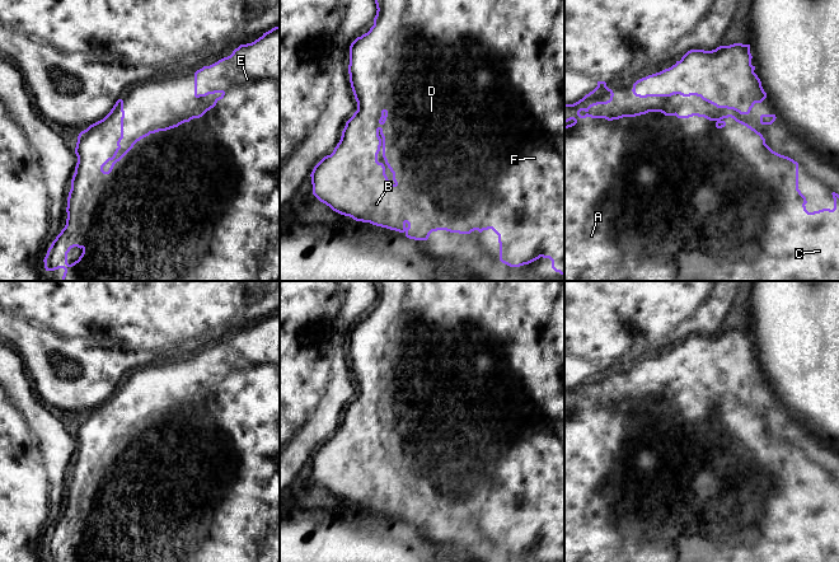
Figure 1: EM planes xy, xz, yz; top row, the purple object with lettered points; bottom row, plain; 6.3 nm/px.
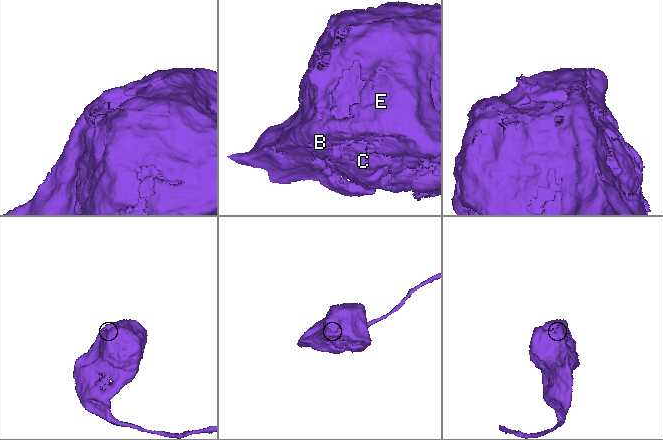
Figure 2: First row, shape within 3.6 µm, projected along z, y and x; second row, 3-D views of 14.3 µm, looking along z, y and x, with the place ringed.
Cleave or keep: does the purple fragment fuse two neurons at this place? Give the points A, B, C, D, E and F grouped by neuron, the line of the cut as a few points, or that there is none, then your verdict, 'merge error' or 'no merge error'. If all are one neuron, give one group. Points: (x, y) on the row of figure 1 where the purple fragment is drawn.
groups A B C D E F; cut none; no merge error

